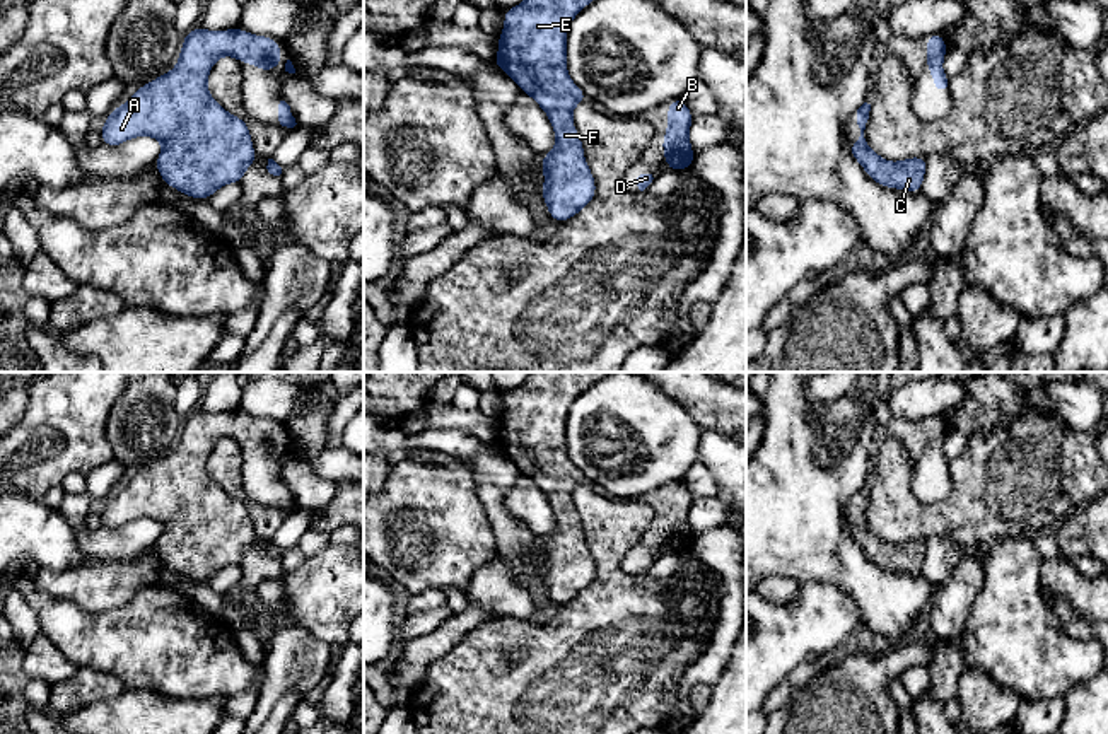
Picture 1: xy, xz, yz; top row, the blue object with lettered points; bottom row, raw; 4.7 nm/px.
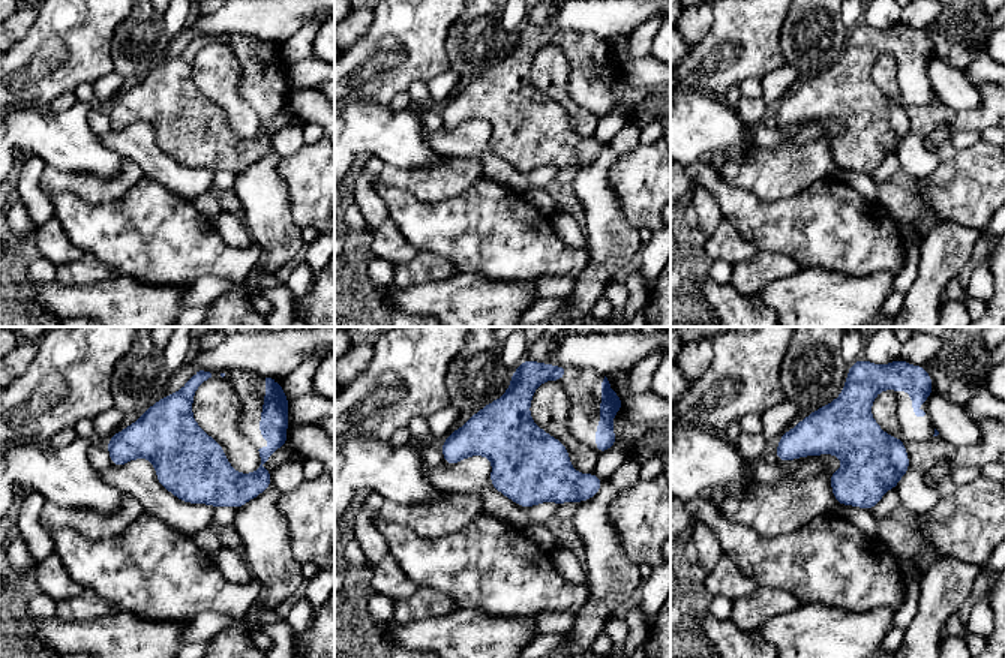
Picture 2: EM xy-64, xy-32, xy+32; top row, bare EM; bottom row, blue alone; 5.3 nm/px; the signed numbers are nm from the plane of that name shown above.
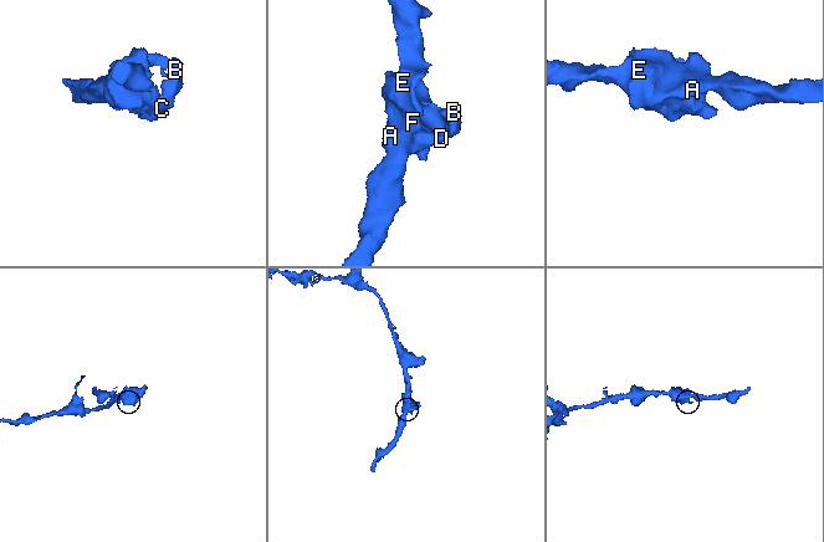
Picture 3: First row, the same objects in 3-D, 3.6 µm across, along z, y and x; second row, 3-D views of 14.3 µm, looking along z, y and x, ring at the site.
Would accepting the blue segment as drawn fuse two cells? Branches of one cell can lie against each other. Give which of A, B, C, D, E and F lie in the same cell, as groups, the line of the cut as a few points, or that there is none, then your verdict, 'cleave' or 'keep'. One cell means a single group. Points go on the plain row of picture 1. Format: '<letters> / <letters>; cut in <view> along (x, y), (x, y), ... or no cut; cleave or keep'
A B C D E F; no cut; keep

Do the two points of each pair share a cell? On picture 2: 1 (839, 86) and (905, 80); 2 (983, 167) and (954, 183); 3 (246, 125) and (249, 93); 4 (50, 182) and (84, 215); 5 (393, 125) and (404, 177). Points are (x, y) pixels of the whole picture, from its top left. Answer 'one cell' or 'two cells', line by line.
1: one cell
2: one cell
3: two cells
4: two cells
5: two cells

